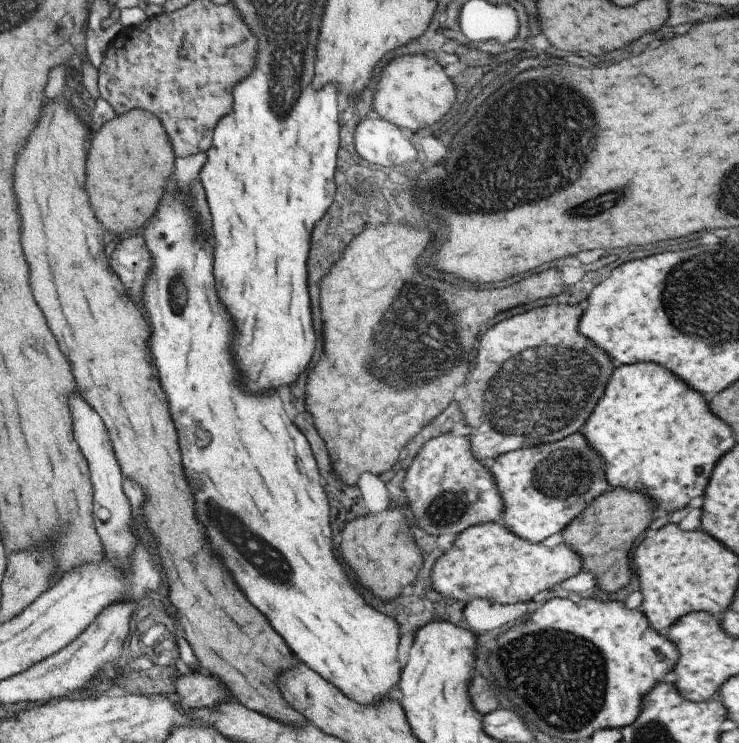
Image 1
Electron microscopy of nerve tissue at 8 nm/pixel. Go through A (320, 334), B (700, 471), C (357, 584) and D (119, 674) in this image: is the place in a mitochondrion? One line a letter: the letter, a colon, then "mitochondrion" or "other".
A: other
B: other
C: other
D: other

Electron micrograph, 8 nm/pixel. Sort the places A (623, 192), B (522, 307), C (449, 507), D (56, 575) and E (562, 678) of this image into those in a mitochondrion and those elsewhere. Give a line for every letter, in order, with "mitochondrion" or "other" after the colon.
A: mitochondrion
B: other
C: mitochondrion
D: other
E: mitochondrion

